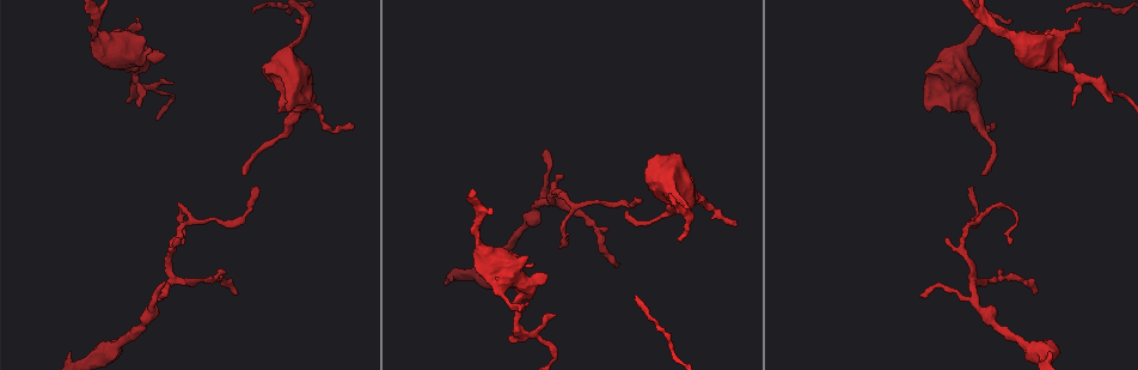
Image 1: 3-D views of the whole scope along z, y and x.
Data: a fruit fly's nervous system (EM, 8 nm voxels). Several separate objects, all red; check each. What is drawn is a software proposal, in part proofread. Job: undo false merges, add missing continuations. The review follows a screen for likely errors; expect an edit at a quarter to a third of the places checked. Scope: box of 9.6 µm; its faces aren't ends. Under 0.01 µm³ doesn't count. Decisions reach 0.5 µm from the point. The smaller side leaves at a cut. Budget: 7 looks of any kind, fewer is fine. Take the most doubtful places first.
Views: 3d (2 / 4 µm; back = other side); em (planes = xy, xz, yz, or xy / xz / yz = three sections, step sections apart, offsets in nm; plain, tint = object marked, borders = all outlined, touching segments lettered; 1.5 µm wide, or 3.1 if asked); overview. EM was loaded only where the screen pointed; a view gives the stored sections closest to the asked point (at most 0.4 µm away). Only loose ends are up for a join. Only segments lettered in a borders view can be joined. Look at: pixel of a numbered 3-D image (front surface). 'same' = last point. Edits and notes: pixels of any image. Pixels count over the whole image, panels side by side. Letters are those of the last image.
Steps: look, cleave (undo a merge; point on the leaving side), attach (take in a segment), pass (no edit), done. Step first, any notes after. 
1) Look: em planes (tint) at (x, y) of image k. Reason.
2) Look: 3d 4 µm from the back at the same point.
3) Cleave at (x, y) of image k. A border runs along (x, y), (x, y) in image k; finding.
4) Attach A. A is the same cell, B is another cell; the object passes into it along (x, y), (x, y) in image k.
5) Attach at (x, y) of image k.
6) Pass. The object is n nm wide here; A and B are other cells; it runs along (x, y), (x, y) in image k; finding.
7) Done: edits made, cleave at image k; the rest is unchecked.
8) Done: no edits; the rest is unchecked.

Look: 3d 4 µm at (736, 224) of image 1. Thin end.

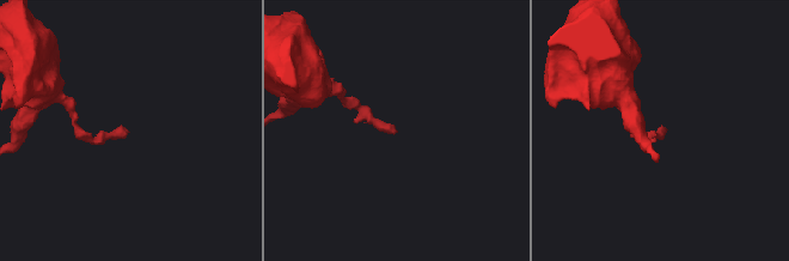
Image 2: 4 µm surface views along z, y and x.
Look: em xy step 4 (borders) at (395, 128) of image 2. Shape alone is not enough.

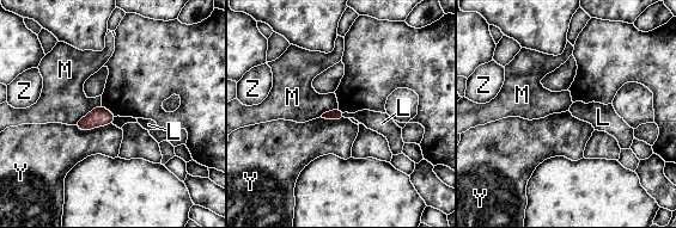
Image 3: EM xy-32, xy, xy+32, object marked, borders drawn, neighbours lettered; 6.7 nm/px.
Pass. The longest contact is with Y, 260 nm; L, M, Y and Z are other cells; a border runs along (111, 123), (87, 130), (74, 125) in image 3; none of them fits.

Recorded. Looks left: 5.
Look: em xy step 8 (tint) at (303, 17) of image 1. Sharp bend.

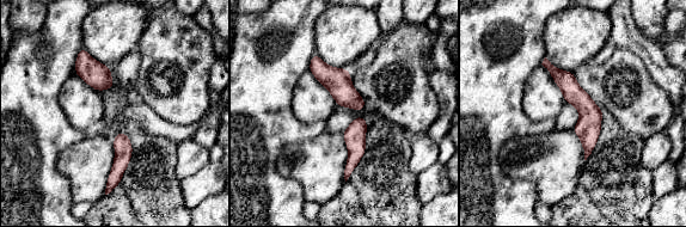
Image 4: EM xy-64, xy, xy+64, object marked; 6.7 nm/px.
Look: em planes (borders) at the same point.

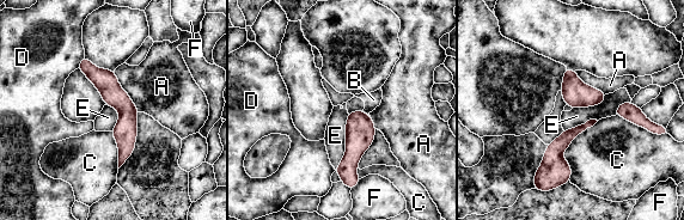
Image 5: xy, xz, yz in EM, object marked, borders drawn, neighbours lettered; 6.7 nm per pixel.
Pass. A, B, C, D, E and F are other cells; it runs along (84, 61), (126, 108), (121, 160) in image 5; one cell here.

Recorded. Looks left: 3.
Look: em 3.1 µm planes (borders) at (97, 39) of image 1. Thick turns thin.

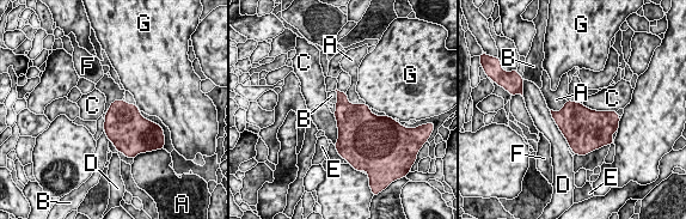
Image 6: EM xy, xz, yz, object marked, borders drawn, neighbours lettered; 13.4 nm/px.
Pass. The object is 440 nm wide here; A, B, C, D, E, F and G are other cells; a border runs along (581, 103), (592, 109), (613, 111) in image 6; all the same cell.

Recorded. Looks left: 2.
Done: no edits; the rest is unchecked.

